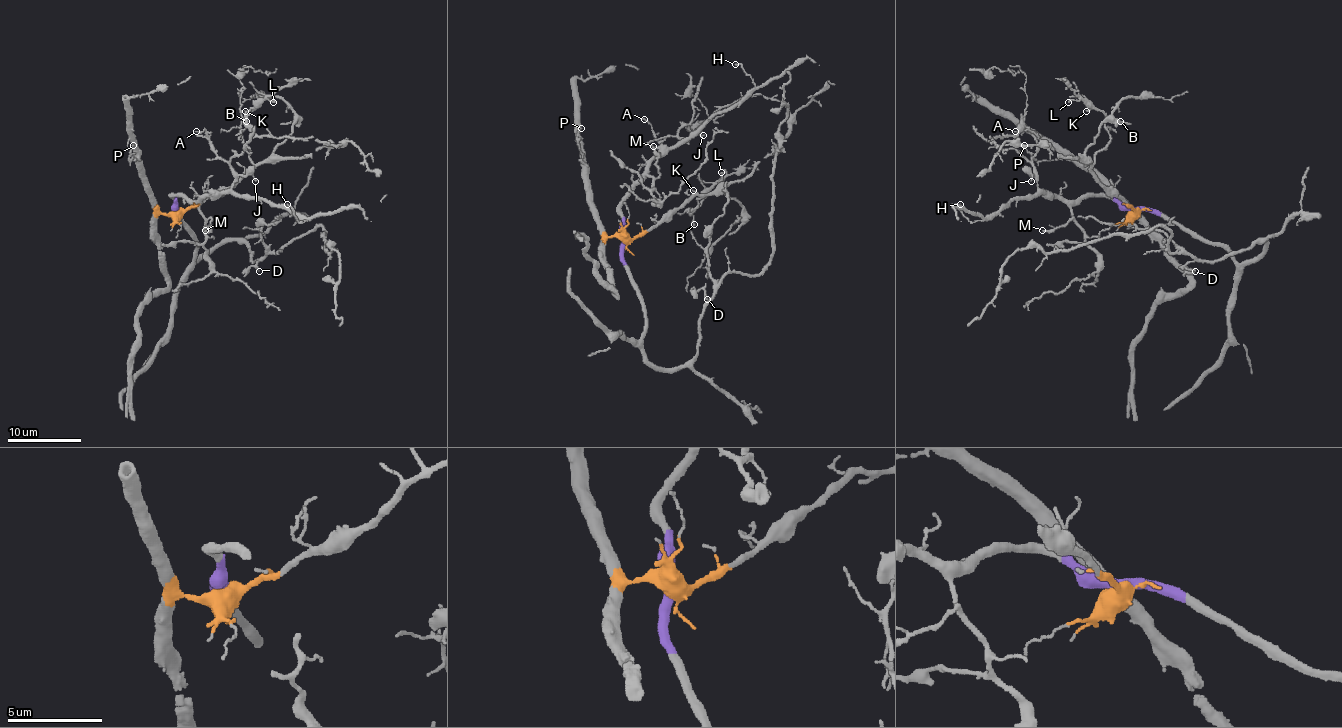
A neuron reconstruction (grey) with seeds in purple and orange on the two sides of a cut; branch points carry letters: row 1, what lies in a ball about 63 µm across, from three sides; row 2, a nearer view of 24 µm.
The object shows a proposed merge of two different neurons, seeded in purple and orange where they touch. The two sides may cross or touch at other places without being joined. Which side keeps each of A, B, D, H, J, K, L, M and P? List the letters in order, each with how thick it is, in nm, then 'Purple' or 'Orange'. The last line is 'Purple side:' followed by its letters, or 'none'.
A: Thickness 120 nm. Purple
B: Thickness 110 nm. Orange
D: Thickness 110 nm. Purple
H: Thickness 120 nm. Purple
J: Thickness 90 nm. Purple
K: Thickness 150 nm. Orange
L: Thickness 150 nm. Orange
M: Thickness 200 nm. Purple
P: Thickness 90 nm. Orange
Purple side: A, D, H, J, M

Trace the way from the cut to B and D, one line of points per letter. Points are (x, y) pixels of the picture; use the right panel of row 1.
B: (1136, 210), (1121, 196), (1114, 196), (1092, 170), (1110, 139), (1104, 122), (1121, 121)
D: (1136, 210), (1159, 210), (1218, 242), (1240, 264), (1251, 264), (1264, 251), (1264, 242), (1185, 266), (1194, 271)

